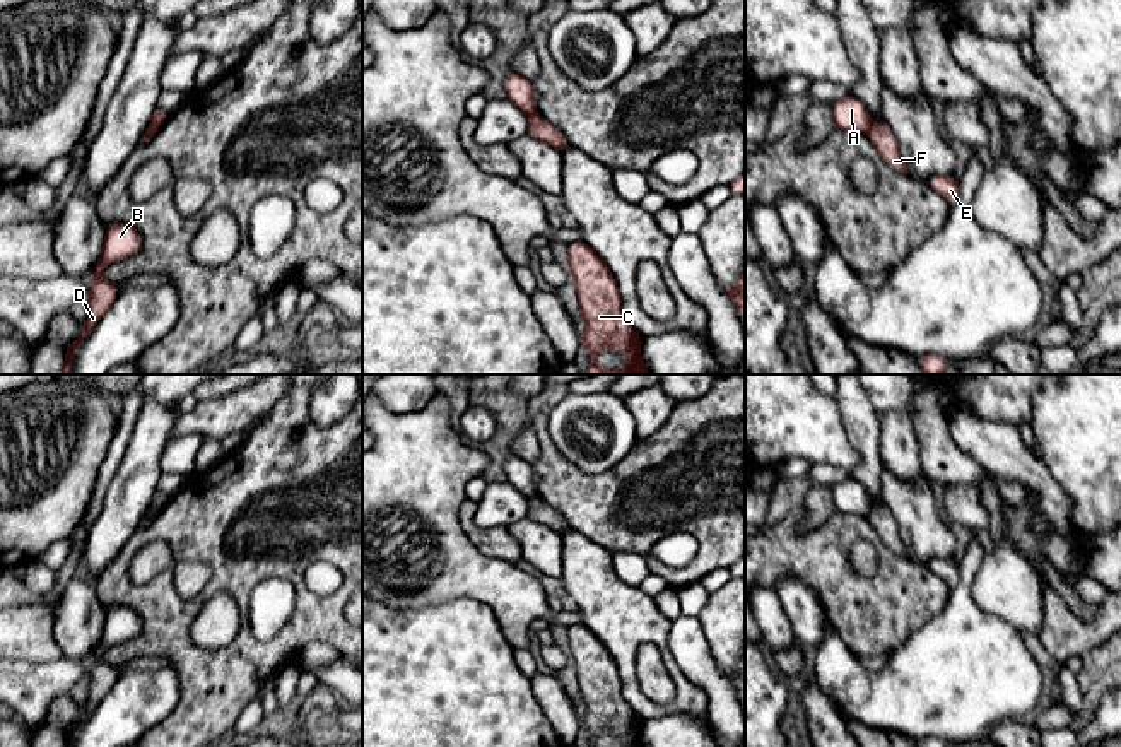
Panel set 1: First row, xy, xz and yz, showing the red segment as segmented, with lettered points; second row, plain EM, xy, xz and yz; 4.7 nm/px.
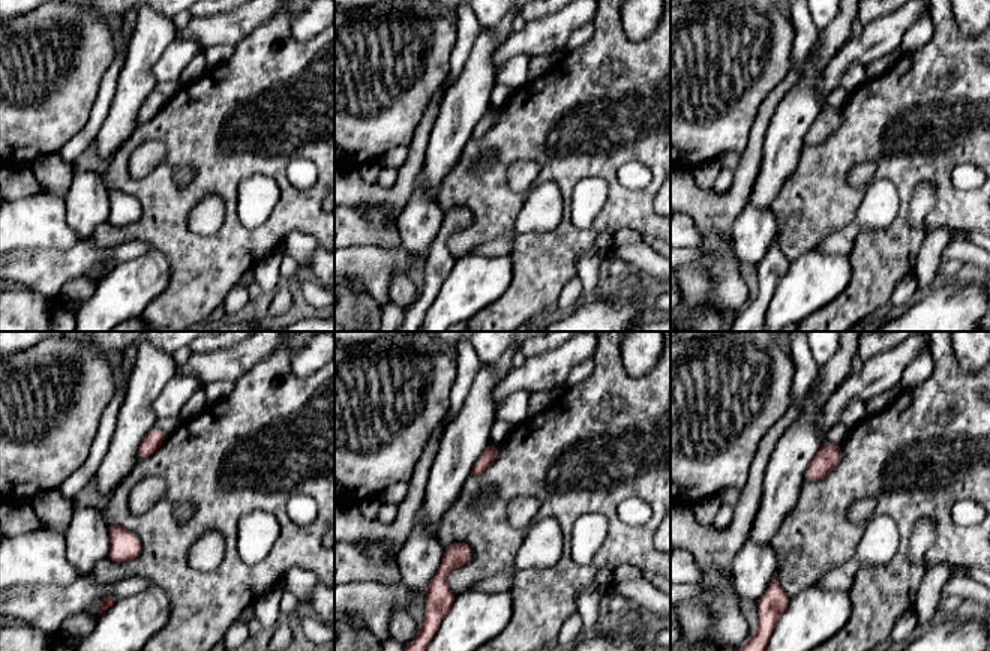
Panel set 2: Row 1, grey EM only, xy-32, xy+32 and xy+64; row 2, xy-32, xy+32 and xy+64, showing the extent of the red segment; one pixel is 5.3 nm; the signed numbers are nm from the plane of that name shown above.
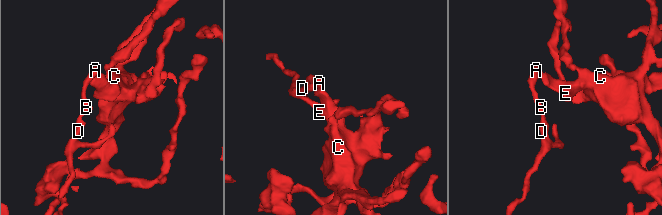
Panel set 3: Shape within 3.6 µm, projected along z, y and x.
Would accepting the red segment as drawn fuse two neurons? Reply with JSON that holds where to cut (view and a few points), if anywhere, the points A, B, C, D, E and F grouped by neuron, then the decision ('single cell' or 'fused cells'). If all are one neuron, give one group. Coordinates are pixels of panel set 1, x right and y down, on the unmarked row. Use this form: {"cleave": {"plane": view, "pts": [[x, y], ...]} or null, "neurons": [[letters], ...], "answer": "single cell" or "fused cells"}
{"cleave": {"plane": "yz", "pts": [[872, 506], [867, 515]]}, "neurons": [["A", "B", "D"], ["C", "E", "F"]], "answer": "fused cells"}

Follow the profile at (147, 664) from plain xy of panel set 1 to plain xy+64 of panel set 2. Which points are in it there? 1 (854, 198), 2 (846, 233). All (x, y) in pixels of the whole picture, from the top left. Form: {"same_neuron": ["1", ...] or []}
{"same_neuron": ["2"]}

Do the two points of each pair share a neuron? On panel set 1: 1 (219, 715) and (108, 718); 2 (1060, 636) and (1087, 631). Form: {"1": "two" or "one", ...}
{"1": "two", "2": "one"}

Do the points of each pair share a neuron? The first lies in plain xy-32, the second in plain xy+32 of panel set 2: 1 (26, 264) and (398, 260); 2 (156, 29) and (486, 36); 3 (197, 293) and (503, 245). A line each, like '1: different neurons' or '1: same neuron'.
1: same neuron
2: same neuron
3: different neurons

